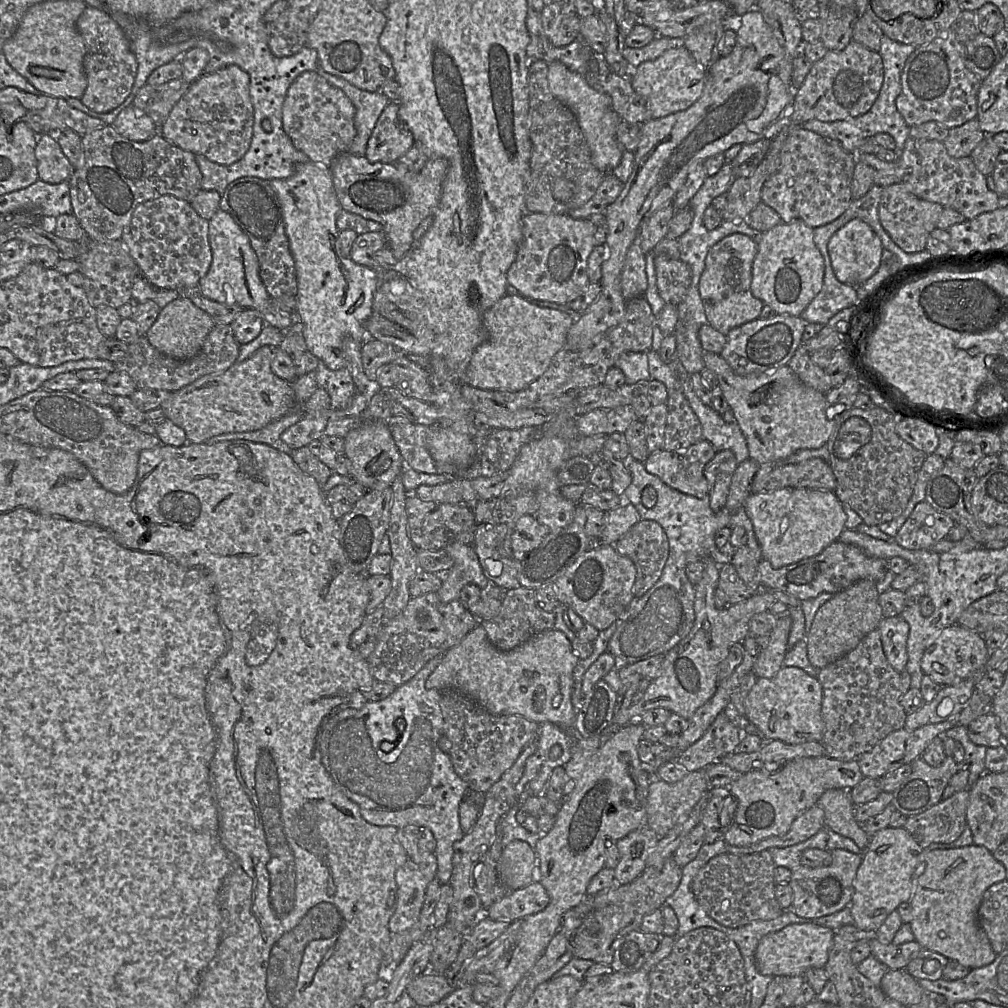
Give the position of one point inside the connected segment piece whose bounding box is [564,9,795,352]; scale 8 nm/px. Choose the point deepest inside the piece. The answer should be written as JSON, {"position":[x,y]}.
{"position":[747,91]}

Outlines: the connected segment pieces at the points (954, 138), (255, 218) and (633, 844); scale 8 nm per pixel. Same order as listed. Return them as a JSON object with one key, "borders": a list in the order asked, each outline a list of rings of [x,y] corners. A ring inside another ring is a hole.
{"borders":[[[[974,118],[961,126],[949,129],[944,145],[951,157],[963,158],[970,156],[985,137],[986,134],[980,128],[979,121]]],[[[243,177],[229,184],[220,196],[219,209],[228,213],[249,238],[257,255],[259,275],[270,298],[296,297],[295,262],[285,231],[281,206],[269,180]]],[[[646,826],[616,841],[620,853],[620,861],[614,869],[616,884],[628,884],[641,875],[658,840],[659,836],[655,831]]]]}

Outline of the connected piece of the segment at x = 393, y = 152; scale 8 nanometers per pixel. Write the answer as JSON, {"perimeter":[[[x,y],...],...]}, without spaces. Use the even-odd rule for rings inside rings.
{"perimeter":[[[389,102],[378,118],[367,143],[365,157],[369,162],[396,162],[413,146],[414,137],[400,125],[398,111],[398,102]]]}

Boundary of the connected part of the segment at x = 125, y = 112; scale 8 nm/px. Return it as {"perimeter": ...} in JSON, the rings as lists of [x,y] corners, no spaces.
{"perimeter":[[[134,105],[123,109],[111,126],[120,135],[136,142],[143,142],[160,134],[153,120]]]}

